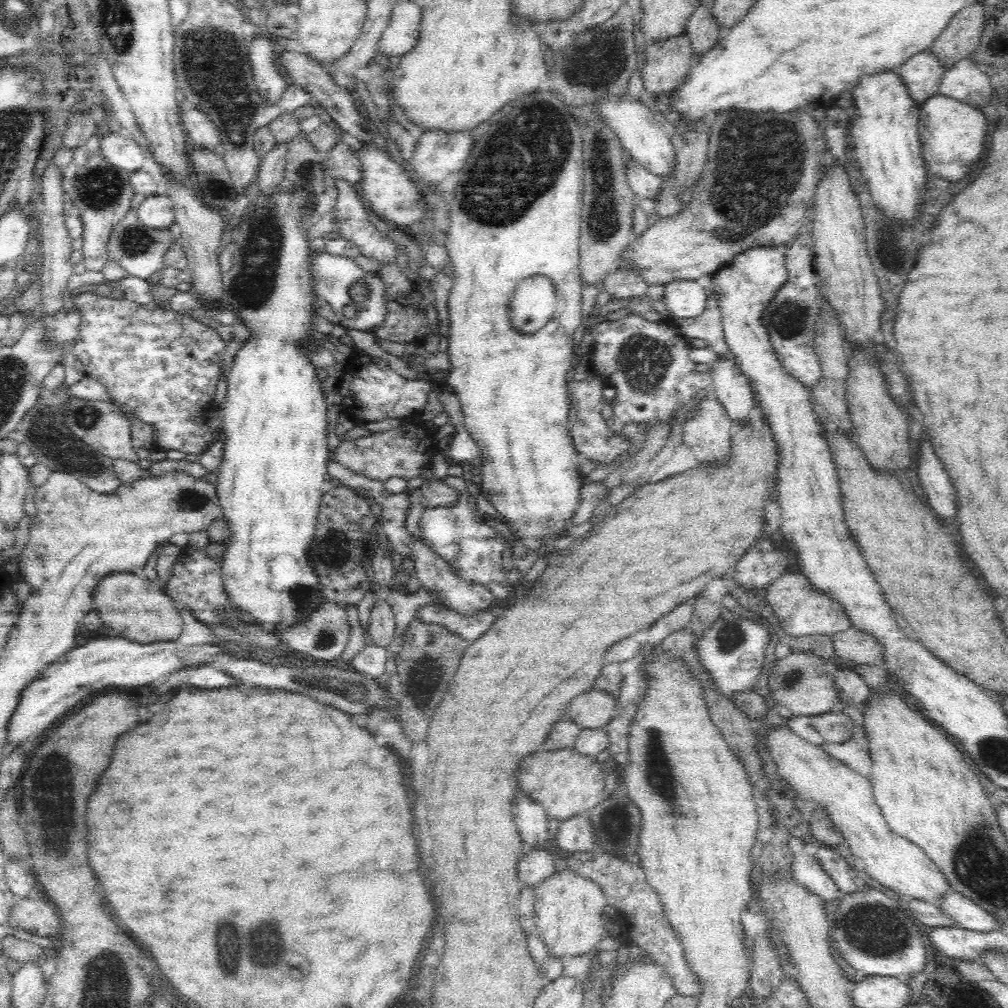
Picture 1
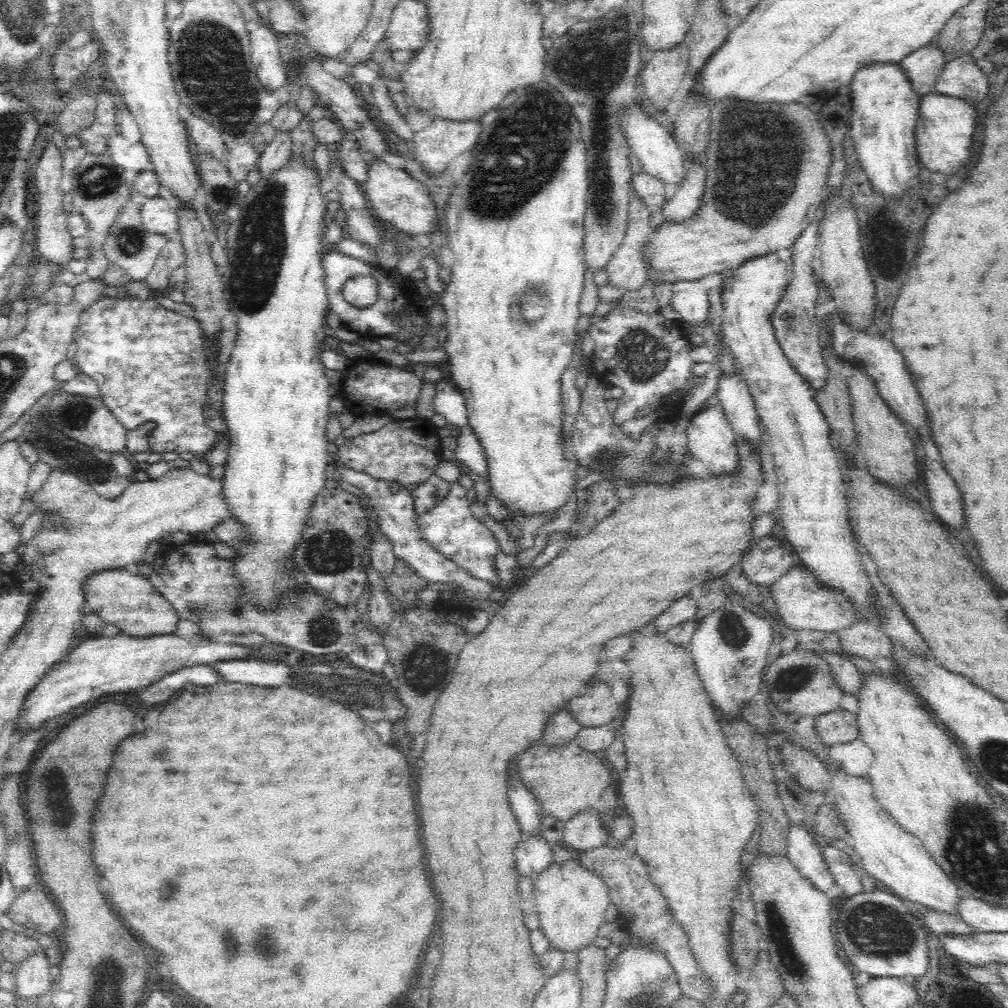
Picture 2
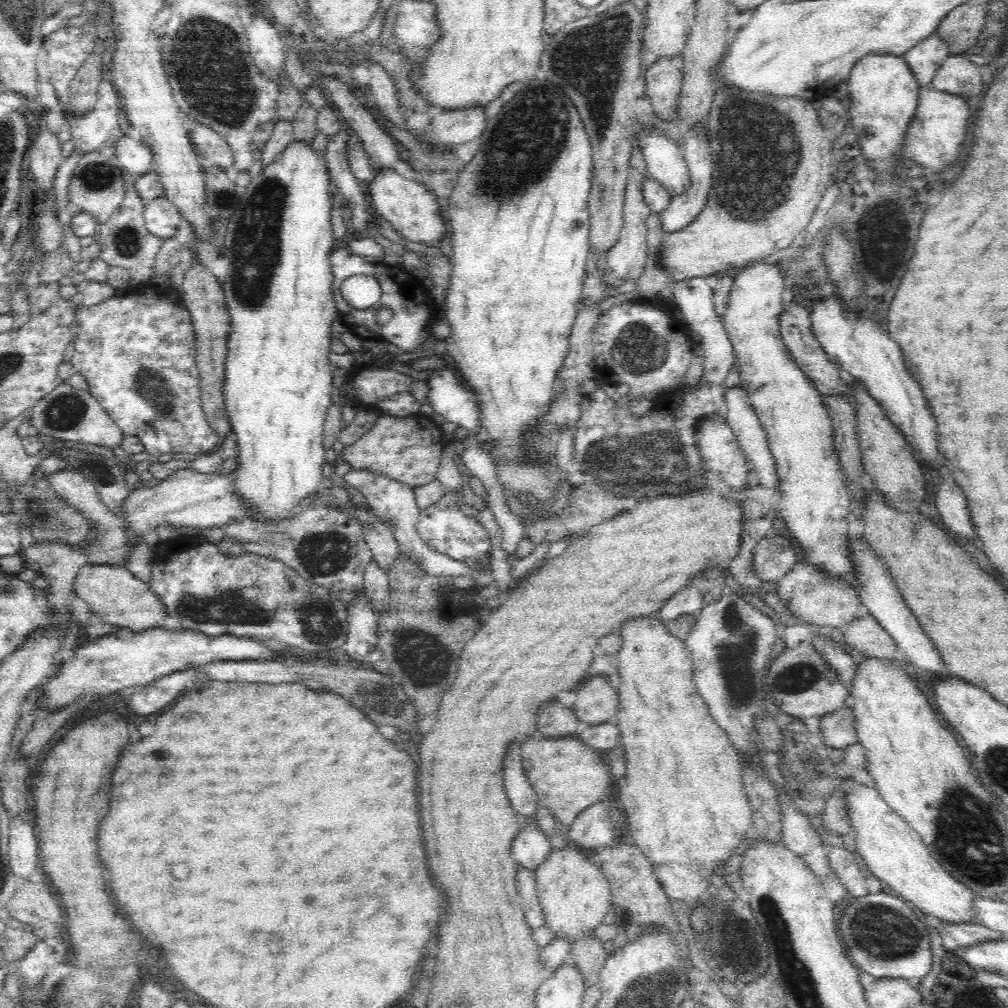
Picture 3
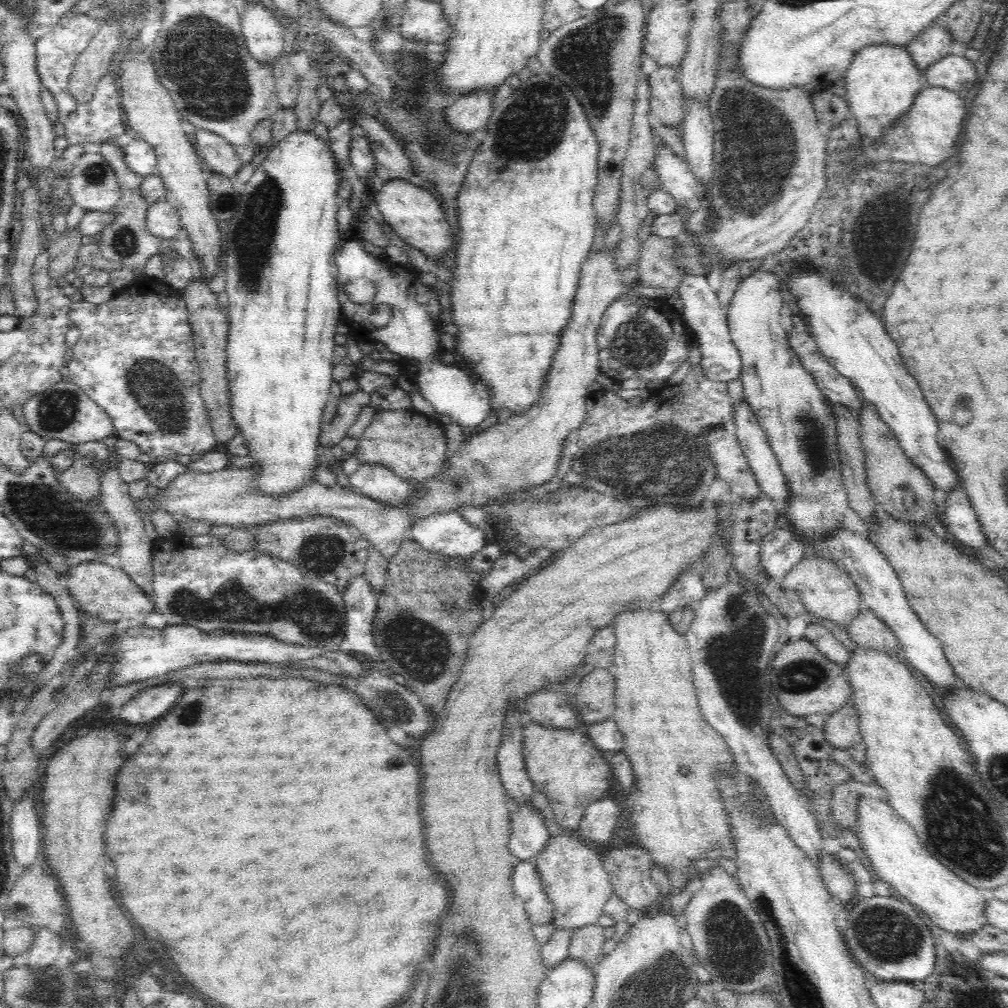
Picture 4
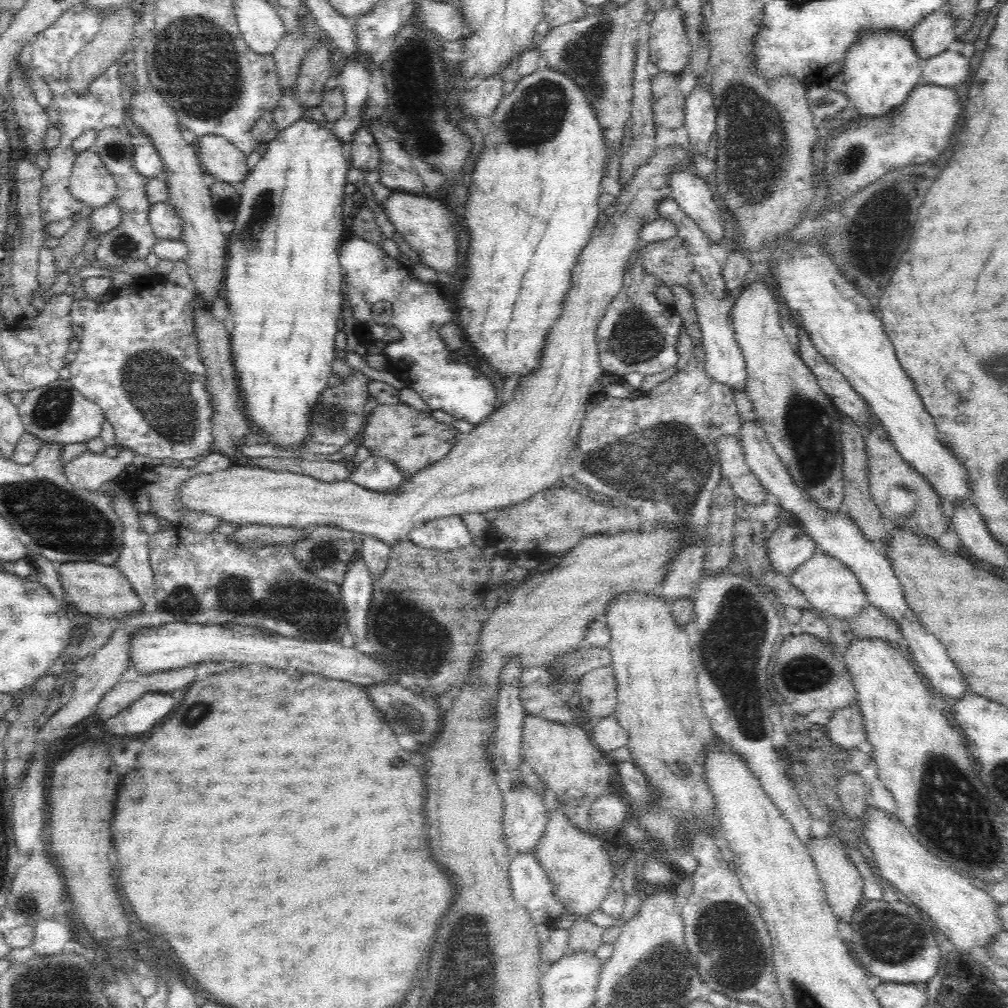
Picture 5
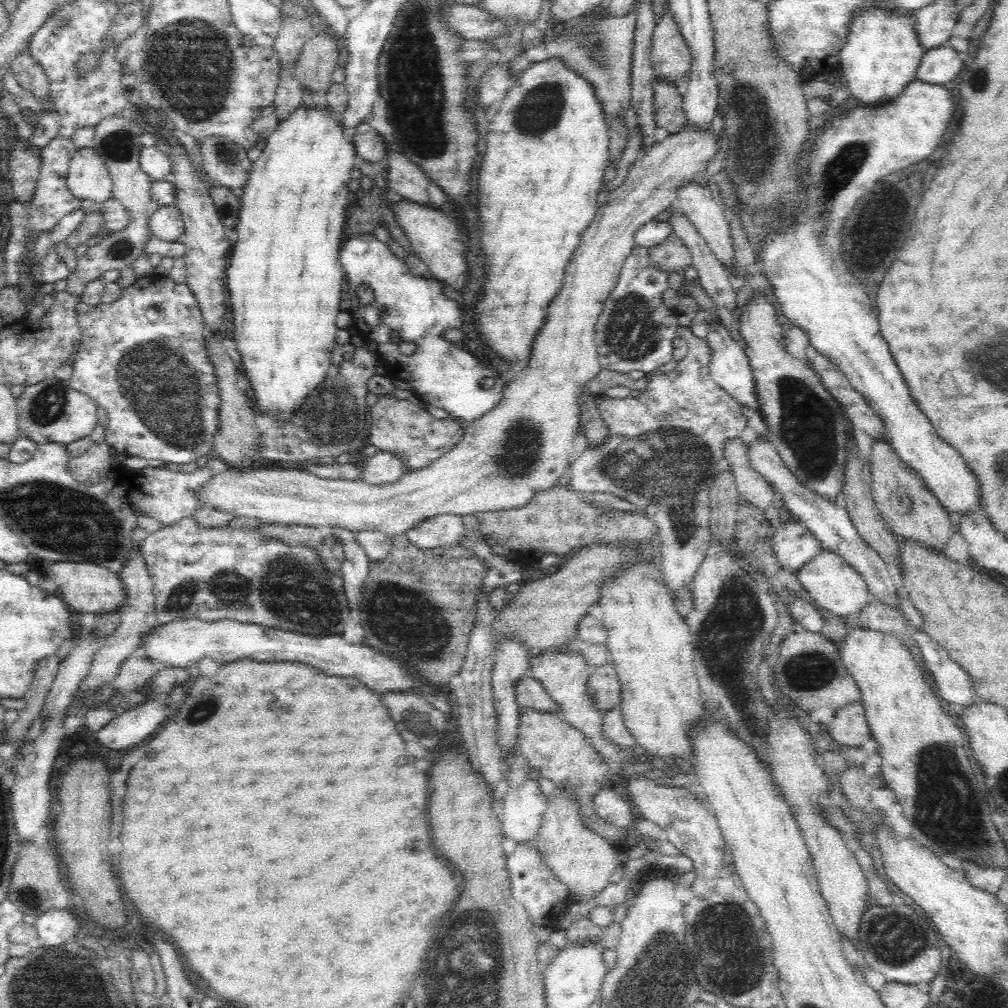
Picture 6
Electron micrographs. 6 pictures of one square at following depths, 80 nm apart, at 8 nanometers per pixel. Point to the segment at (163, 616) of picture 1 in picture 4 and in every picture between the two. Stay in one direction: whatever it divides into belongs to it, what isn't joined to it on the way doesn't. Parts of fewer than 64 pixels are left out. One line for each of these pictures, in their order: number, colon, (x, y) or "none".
2: (130, 602)
3: (113, 593)
4: (108, 592)

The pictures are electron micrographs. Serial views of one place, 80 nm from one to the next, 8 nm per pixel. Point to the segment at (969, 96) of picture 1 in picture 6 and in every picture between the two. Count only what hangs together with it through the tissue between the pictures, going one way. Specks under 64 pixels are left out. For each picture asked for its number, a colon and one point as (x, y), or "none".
2: (962, 78)
3: (958, 75)
4: (952, 72)
5: (949, 69)
6: (942, 65)

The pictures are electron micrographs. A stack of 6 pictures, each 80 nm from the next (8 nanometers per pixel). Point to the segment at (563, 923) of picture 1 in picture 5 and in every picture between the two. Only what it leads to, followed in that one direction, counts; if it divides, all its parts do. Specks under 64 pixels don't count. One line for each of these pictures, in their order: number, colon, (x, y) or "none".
2: (571, 902)
3: (574, 895)
4: (573, 878)
5: (579, 866)

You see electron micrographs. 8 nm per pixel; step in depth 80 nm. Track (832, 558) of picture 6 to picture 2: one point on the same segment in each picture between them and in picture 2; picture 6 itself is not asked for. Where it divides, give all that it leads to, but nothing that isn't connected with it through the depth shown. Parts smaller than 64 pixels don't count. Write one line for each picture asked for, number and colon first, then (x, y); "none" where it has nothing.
2: (803, 605)
3: (811, 597)
4: (826, 592)
5: (829, 587)

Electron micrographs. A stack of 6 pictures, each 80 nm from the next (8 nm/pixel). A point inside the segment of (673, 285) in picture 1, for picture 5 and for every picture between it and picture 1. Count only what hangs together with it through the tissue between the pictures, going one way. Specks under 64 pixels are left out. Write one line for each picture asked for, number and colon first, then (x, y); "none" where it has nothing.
2: (689, 298)
3: (693, 298)
4: (704, 318)
5: (724, 362)

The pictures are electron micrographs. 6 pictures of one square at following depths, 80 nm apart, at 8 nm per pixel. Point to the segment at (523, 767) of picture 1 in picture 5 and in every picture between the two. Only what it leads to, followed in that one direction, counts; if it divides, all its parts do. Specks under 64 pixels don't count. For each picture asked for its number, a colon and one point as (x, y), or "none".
2: (565, 780)
3: (567, 776)
4: (563, 765)
5: (565, 759)

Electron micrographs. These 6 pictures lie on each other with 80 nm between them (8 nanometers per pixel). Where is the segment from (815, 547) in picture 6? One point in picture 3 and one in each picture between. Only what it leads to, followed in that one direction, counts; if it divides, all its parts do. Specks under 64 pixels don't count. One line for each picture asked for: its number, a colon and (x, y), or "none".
3: (772, 557)
4: (780, 550)
5: (787, 547)

